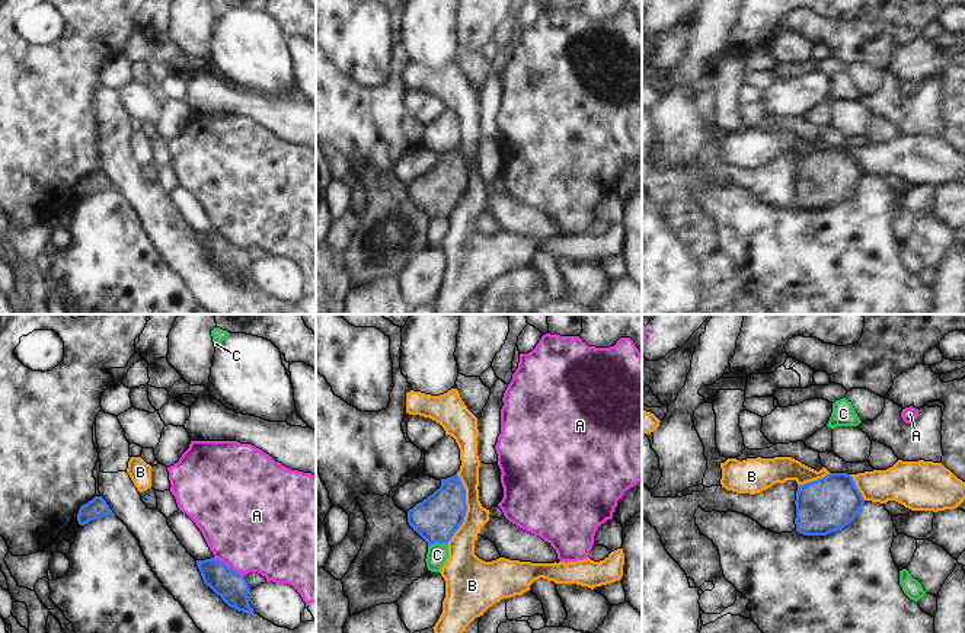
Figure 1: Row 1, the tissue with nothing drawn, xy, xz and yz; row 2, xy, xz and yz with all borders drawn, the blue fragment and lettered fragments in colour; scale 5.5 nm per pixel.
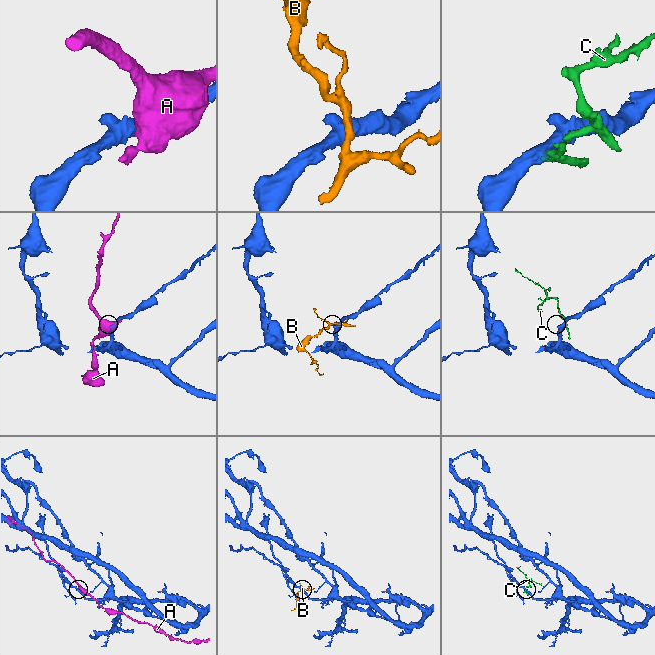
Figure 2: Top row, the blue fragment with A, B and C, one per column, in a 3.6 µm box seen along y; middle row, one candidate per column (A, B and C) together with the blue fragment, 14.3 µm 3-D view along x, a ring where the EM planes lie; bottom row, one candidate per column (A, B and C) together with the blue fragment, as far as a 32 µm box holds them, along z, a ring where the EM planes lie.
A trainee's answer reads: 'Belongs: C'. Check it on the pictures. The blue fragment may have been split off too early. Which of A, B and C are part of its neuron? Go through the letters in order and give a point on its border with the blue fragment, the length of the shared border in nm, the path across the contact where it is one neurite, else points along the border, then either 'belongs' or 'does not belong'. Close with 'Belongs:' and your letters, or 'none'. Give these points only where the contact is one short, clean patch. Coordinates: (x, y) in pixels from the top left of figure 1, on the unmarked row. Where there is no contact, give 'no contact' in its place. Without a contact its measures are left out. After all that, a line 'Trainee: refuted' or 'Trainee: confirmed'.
A: contact xy (227, 240); length 200 nm; border xy (214, 230), (243, 251); does not belong
B: contact xz (466, 182); length 380 nm; border xz (457, 147), (465, 163), (466, 189), (447, 216); does not belong
C: contact xz (437, 216); length 110 nm; border xz (447, 216), (434, 216), (428, 220); does not belong
Belongs: none
Trainee: refuted

